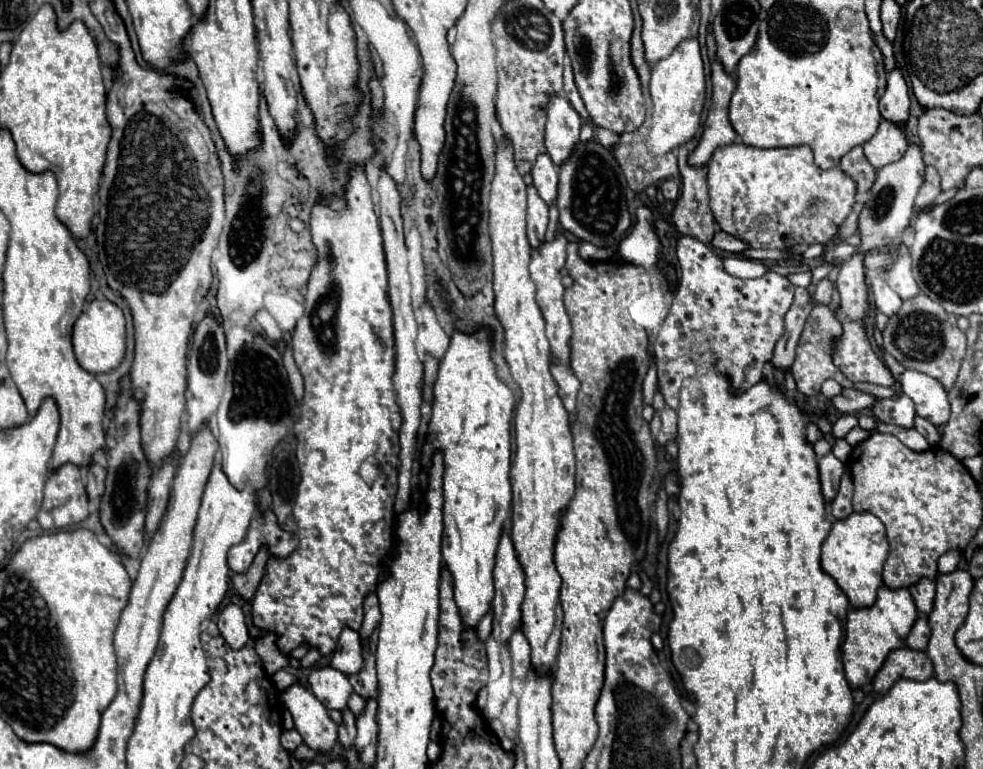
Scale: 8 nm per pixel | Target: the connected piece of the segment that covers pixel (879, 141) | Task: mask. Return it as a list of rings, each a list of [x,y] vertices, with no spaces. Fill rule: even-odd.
[[[883,119],[877,133],[863,145],[865,157],[877,169],[885,167],[887,163],[899,161],[909,145],[905,135],[905,125],[897,125]]]

